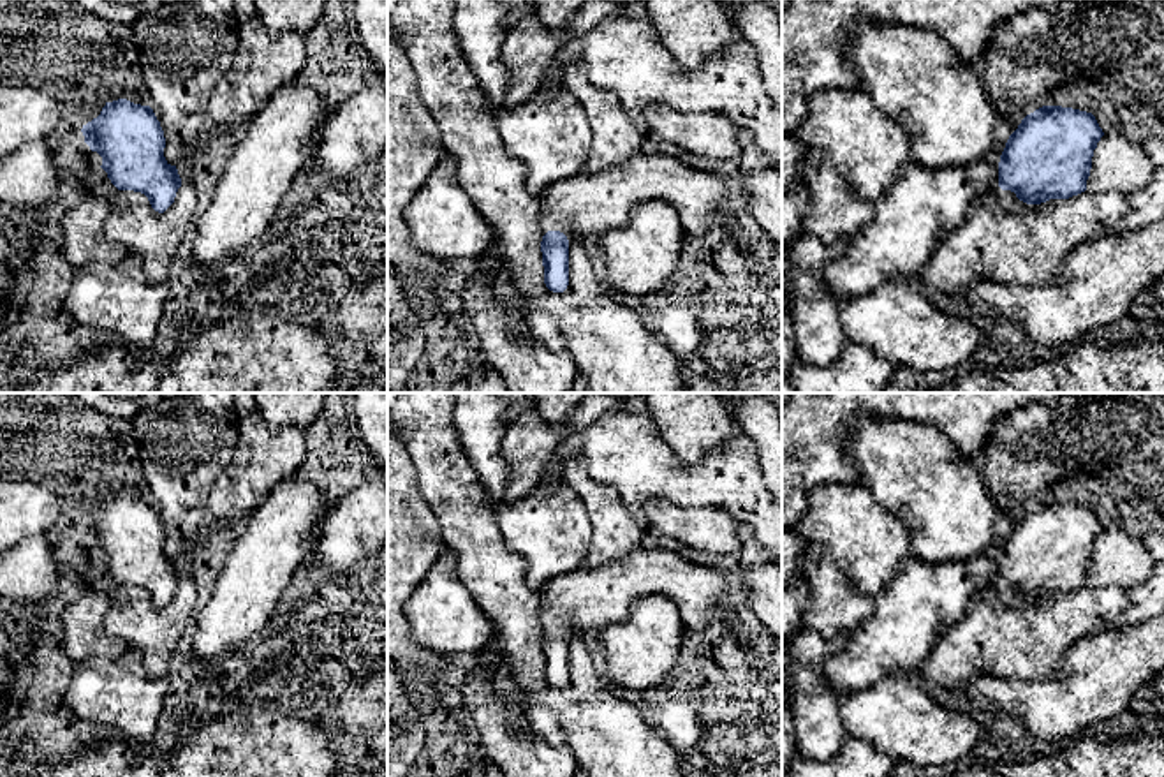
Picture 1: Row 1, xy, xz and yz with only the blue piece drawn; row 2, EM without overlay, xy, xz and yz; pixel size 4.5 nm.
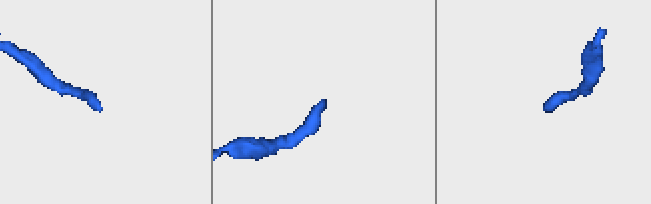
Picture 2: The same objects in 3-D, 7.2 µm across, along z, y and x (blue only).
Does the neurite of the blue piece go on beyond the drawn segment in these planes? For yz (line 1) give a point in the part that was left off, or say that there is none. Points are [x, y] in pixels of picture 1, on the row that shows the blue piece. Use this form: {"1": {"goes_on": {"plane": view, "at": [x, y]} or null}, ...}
{"1": {"goes_on": null}}

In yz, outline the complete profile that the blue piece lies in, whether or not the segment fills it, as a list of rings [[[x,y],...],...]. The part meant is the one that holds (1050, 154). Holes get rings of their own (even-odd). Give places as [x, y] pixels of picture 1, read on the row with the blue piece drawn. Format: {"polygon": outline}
{"polygon": [[[1042,106],[1027,115],[1009,136],[998,162],[998,187],[1014,192],[1027,204],[1078,196],[1087,190],[1094,150],[1102,136],[1092,113]]]}

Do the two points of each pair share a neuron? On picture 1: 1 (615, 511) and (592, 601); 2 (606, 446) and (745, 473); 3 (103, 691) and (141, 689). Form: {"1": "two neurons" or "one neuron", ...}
{"1": "two neurons", "2": "one neuron", "3": "one neuron"}

